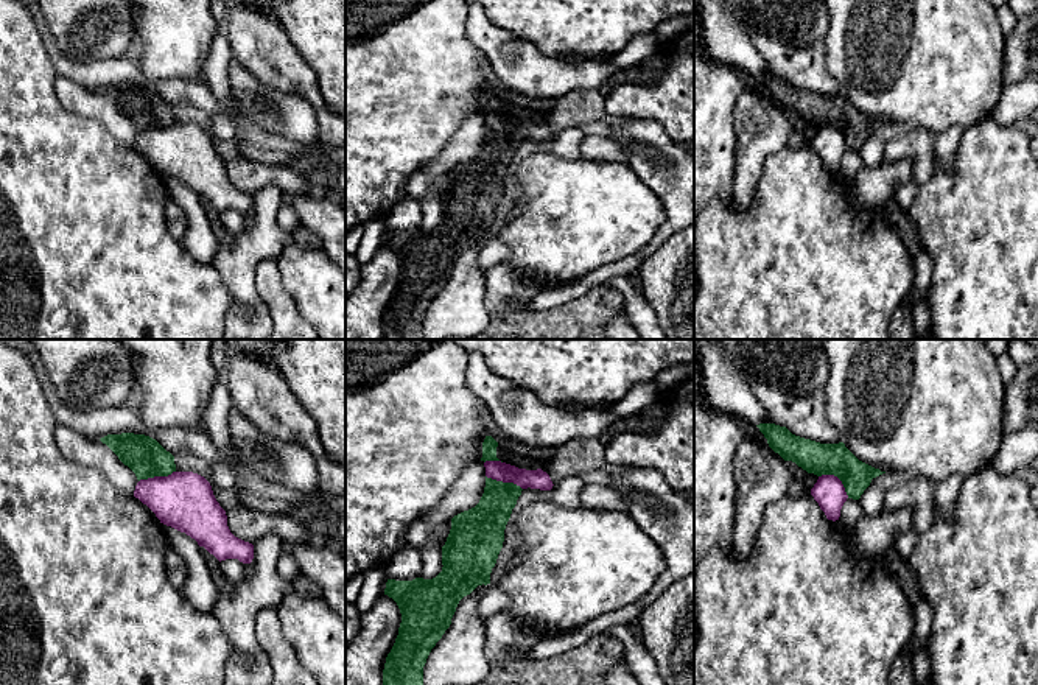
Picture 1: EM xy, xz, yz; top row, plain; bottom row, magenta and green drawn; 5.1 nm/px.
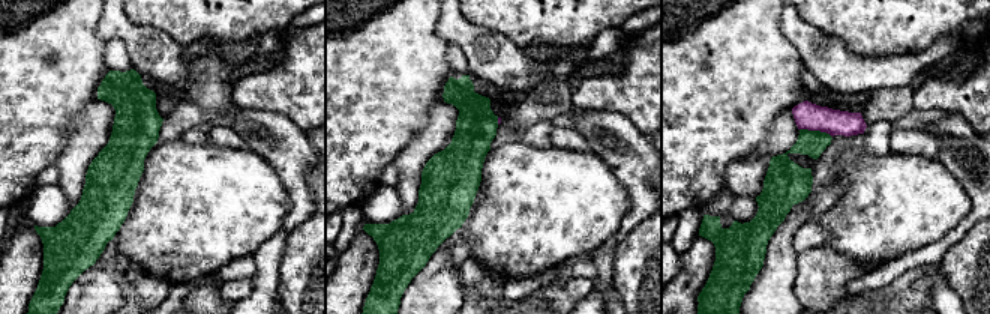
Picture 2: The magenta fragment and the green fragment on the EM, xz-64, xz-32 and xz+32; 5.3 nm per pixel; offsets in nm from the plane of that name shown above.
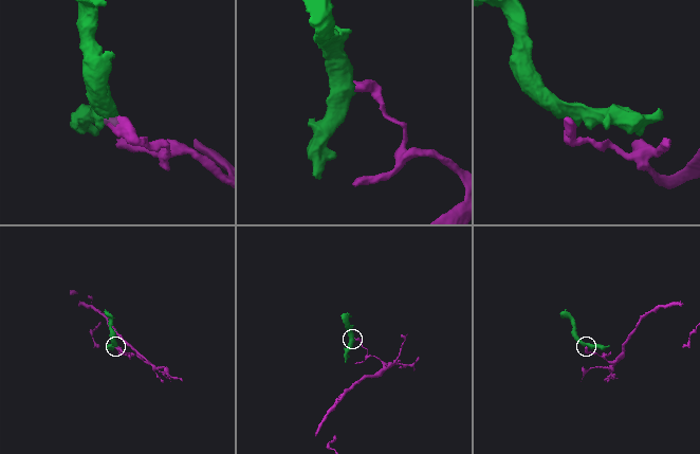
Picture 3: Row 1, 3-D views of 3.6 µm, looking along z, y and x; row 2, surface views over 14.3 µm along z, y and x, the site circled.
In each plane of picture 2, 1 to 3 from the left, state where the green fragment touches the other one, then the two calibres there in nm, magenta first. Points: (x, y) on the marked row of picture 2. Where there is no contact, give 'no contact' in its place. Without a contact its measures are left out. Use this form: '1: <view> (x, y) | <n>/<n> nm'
1: no contact
2: xz-32 (498, 120) | 20/220 nm
3: xz+32 (816, 129) | 140/140 nm

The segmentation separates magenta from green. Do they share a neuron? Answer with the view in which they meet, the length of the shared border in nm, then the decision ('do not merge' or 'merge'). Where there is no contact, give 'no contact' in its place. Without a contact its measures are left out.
meets magenta in yz; contact 200 nm long; do not merge

